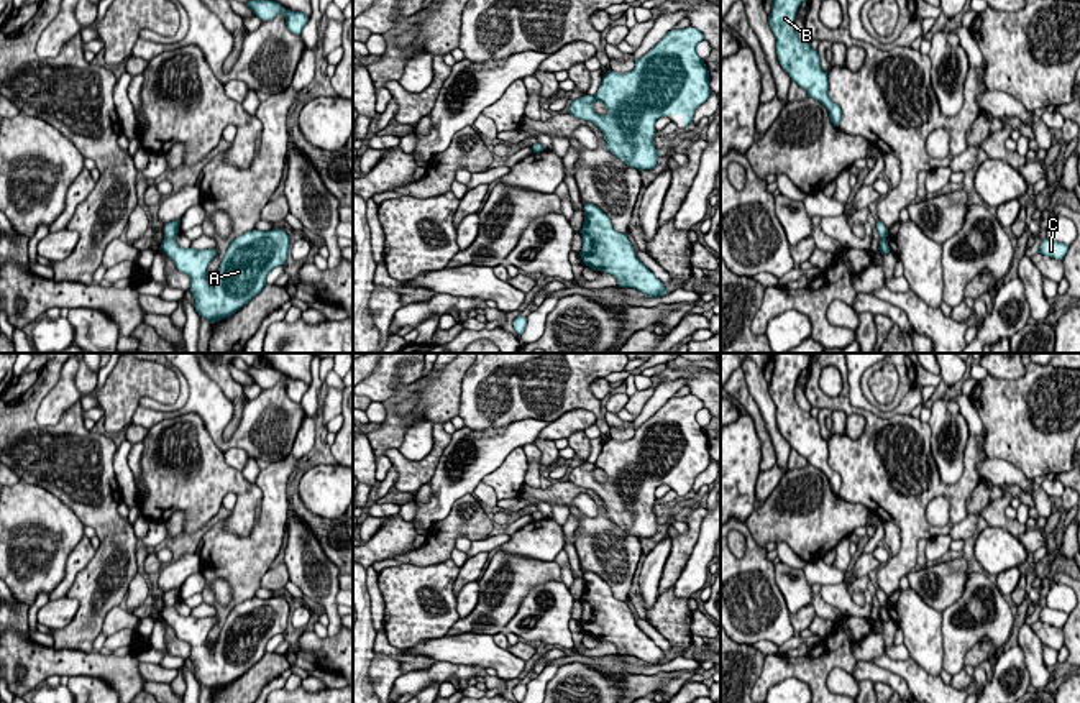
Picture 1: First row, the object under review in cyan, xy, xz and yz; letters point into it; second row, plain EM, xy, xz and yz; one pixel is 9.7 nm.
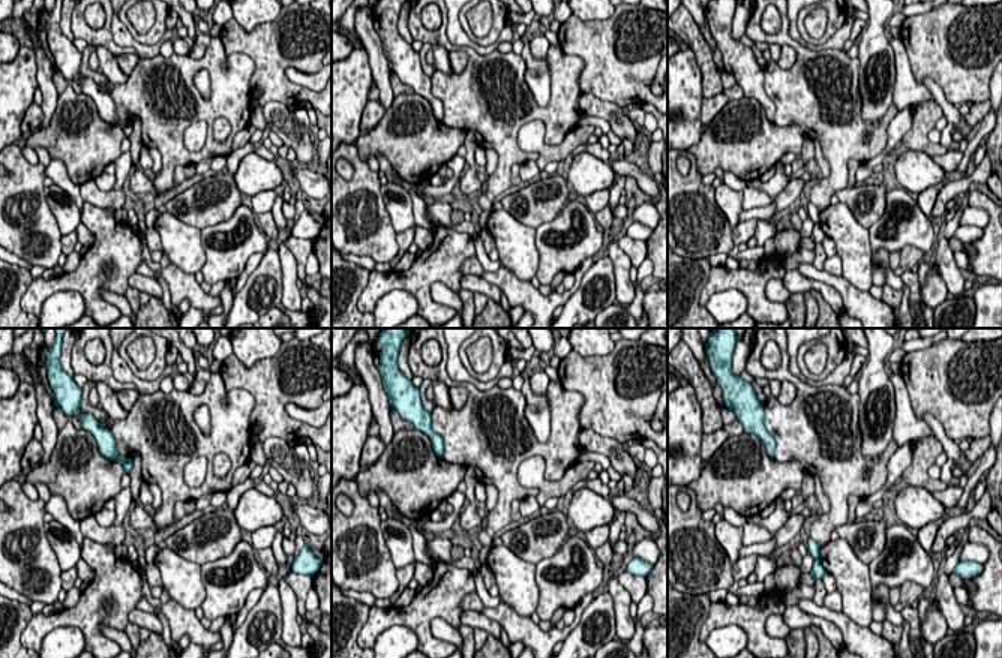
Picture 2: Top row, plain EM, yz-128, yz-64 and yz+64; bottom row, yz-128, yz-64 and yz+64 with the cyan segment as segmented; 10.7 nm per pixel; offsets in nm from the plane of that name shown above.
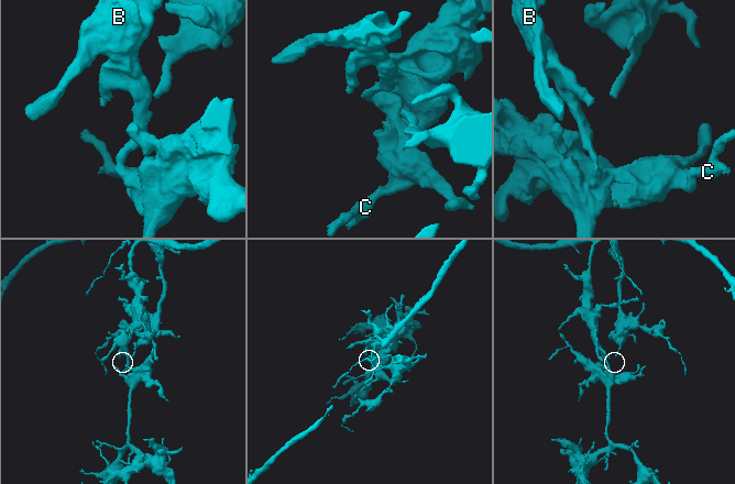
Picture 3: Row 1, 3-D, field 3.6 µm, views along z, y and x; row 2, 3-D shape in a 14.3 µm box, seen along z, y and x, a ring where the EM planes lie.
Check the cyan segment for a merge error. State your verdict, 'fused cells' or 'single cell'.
fused cells

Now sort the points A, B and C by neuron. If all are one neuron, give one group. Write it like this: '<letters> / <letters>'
A C / B

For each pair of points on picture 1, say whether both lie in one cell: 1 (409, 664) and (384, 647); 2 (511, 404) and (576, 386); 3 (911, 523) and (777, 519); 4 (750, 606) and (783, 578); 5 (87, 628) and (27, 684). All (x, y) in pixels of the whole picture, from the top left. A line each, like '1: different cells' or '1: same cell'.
1: same cell
2: same cell
3: different cells
4: different cells
5: different cells

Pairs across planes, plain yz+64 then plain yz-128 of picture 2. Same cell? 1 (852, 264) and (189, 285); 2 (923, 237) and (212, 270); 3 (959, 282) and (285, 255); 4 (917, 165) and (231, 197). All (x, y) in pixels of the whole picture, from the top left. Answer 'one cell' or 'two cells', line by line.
1: two cells
2: one cell
3: one cell
4: two cells

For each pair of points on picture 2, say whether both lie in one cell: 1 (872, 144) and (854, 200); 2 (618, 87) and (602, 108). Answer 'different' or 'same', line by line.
1: different
2: different

